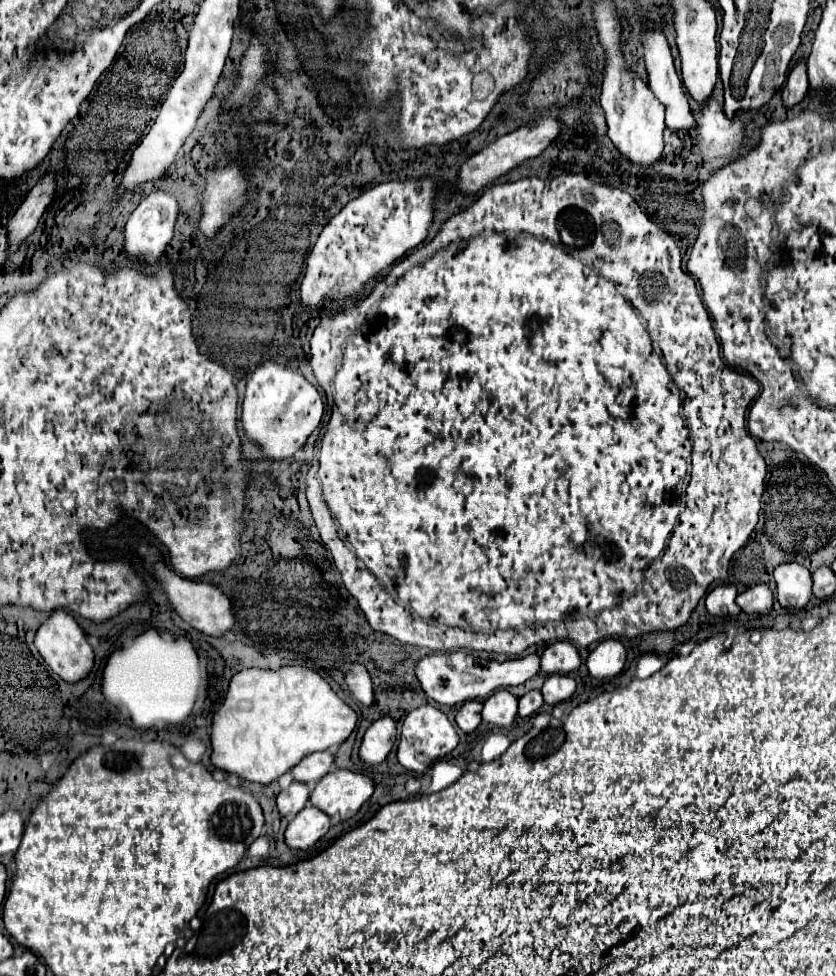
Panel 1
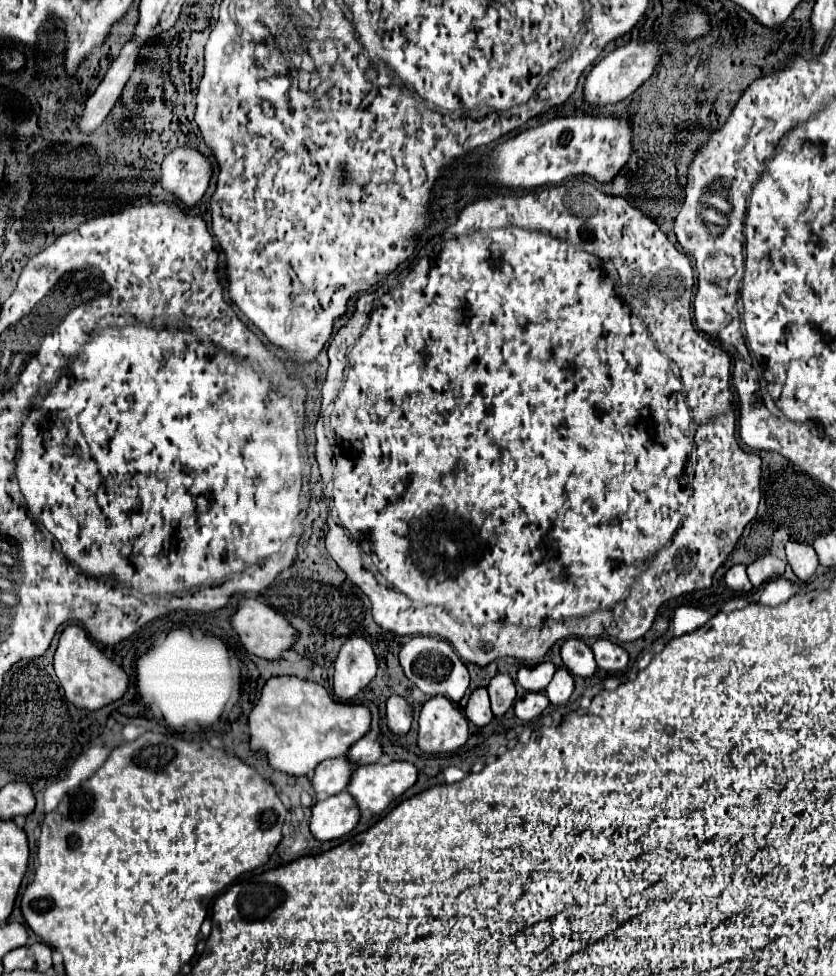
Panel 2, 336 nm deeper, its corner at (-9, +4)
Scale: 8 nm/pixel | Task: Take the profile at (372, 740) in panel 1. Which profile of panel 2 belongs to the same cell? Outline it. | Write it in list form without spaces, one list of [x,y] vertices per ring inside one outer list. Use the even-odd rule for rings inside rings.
[[[392,695],[386,701],[386,719],[394,735],[406,735],[412,723],[412,707],[406,703],[404,697]]]

